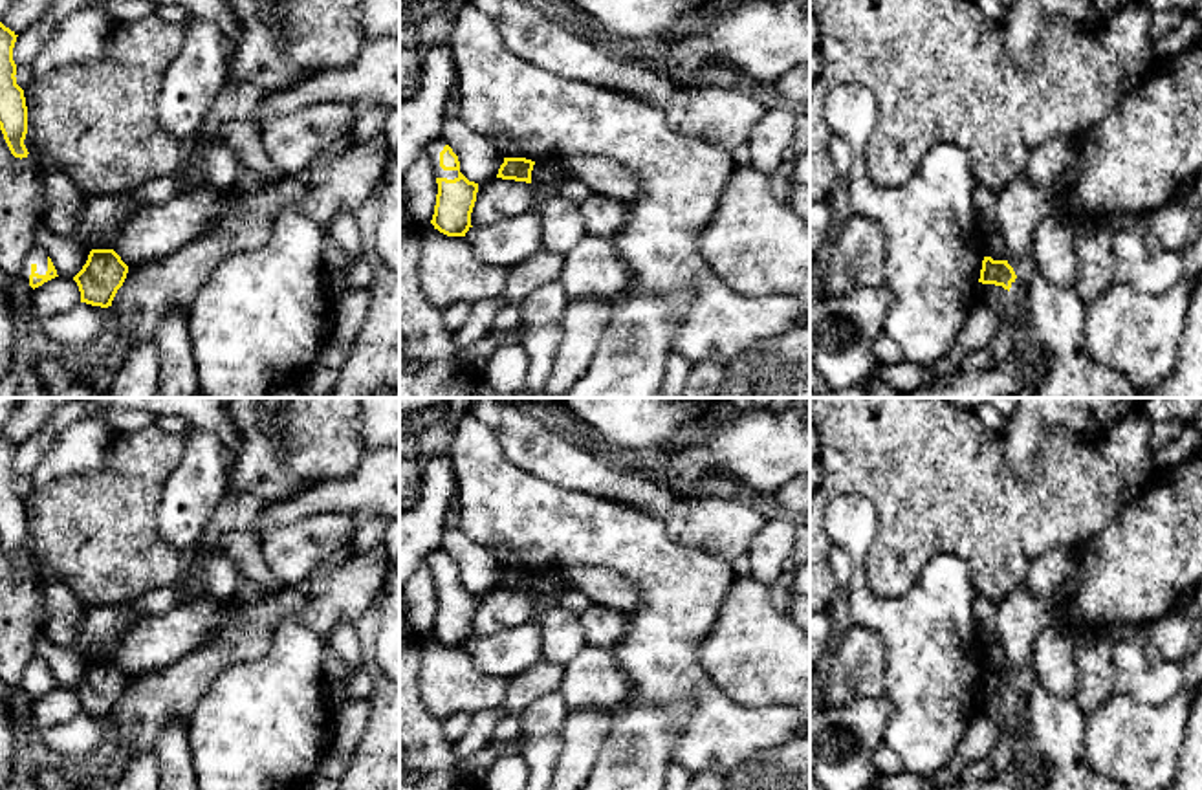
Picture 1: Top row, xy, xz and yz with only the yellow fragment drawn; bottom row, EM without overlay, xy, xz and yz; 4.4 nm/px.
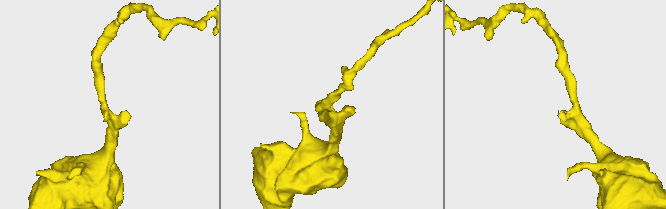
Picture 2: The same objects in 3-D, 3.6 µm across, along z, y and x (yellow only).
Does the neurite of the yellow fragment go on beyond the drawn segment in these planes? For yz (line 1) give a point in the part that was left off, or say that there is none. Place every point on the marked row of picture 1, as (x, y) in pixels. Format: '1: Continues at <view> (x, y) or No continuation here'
1: No continuation here

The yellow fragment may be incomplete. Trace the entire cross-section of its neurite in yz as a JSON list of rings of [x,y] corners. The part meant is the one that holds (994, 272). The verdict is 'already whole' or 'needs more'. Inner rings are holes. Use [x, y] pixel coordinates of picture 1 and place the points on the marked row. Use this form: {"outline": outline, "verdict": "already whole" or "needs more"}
{"outline": [[[984,257],[978,282],[1002,286],[1010,291],[1015,279],[1017,275],[1008,260],[993,260],[991,257]]], "verdict": "already whole"}

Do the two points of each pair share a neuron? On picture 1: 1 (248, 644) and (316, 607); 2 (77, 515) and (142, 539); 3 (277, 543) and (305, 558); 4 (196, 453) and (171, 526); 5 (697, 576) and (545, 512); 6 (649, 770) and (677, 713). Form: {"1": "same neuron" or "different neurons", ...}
{"1": "same neuron", "2": "same neuron", "3": "same neuron", "4": "same neuron", "5": "same neuron", "6": "same neuron"}

